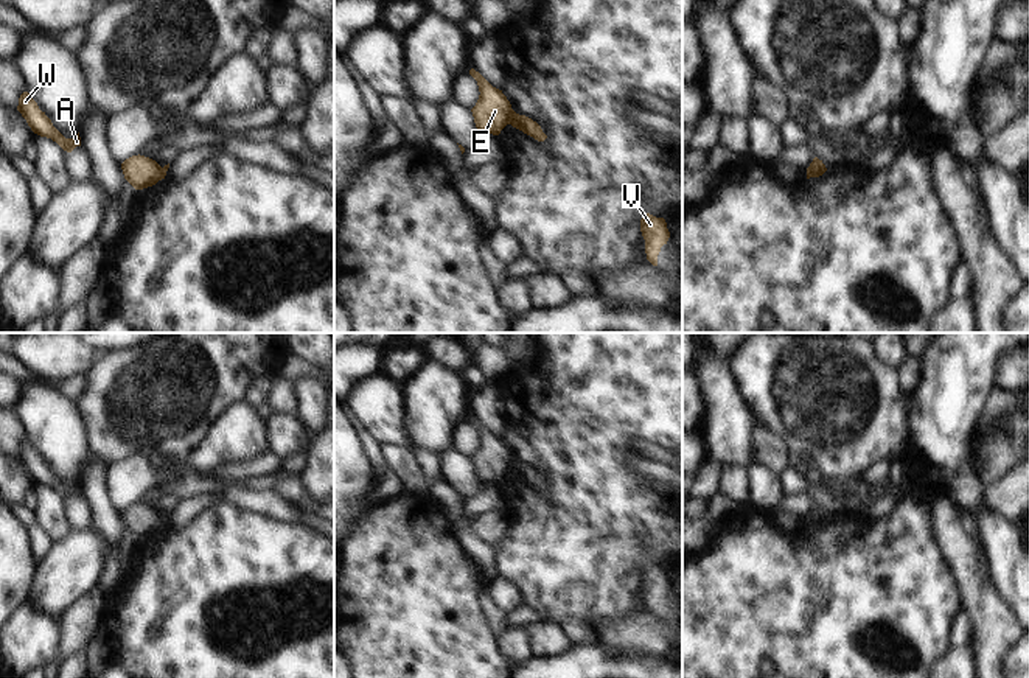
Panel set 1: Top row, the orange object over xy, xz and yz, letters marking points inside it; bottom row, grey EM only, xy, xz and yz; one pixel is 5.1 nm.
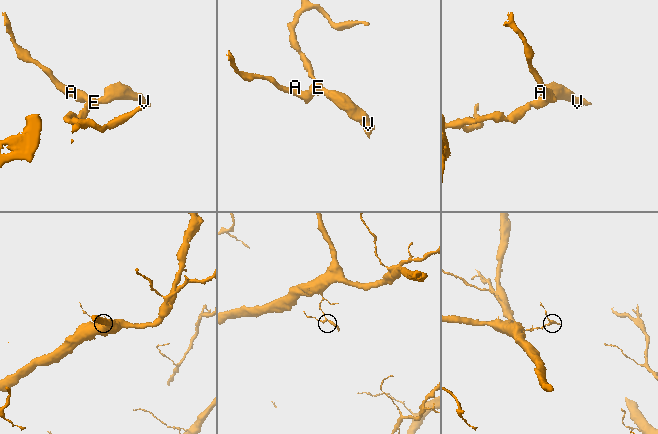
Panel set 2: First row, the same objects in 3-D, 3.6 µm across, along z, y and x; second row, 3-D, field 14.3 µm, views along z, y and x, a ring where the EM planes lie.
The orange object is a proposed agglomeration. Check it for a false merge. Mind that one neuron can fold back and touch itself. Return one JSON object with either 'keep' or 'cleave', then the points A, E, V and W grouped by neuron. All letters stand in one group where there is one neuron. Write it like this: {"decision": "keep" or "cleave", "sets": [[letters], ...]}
{"decision": "cleave", "sets": [["A", "E", "W"], ["V"]]}

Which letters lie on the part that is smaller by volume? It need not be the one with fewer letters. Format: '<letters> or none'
V

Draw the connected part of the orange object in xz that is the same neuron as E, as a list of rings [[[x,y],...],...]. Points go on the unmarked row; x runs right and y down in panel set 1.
[[[469,418],[469,423],[477,429],[479,448],[471,457],[476,476],[480,482],[499,484],[508,473],[513,460],[510,449],[502,439],[493,435],[479,420]]]

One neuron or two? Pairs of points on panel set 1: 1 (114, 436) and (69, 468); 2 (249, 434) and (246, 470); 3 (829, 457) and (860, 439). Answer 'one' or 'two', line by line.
1: two
2: two
3: one

